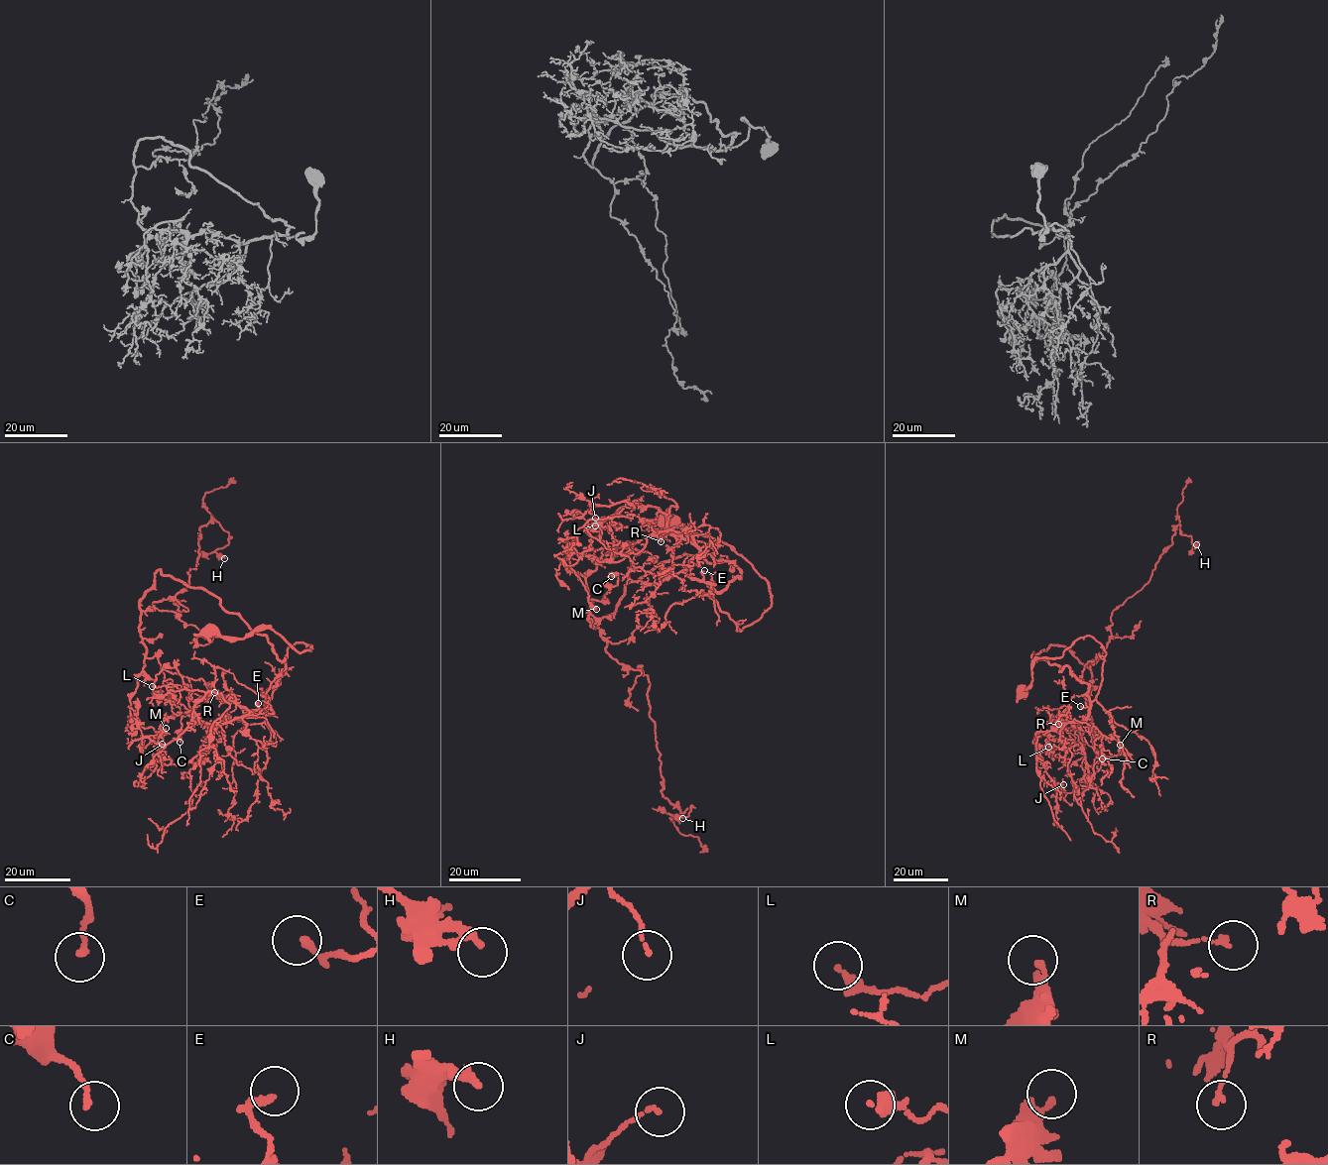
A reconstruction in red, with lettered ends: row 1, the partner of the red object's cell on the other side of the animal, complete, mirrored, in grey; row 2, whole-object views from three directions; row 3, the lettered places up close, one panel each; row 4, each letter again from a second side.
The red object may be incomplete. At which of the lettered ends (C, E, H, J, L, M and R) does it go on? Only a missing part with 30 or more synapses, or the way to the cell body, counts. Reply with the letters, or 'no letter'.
no letter

